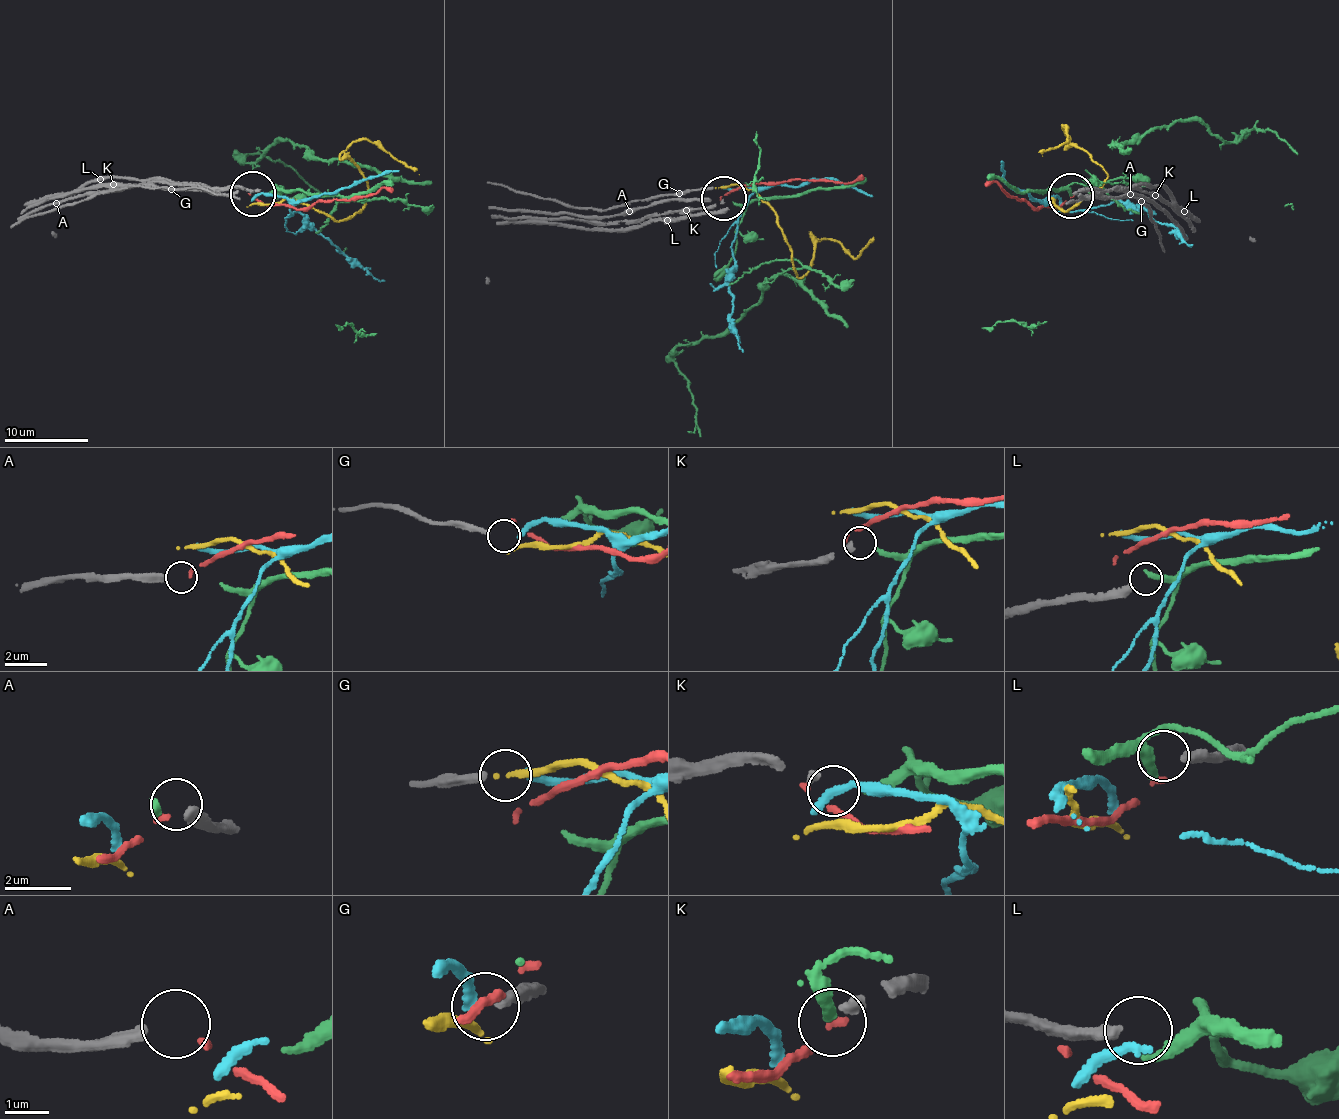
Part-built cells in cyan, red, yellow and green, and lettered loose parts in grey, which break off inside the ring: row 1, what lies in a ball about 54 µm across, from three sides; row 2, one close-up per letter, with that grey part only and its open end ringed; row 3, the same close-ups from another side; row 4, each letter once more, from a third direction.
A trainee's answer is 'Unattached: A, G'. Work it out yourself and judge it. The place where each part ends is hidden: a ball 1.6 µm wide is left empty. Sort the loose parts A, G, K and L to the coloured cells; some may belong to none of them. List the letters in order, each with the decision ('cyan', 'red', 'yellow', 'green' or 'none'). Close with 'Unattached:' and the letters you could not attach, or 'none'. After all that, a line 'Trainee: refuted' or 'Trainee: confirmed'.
A: none
G: cyan
K: green
L: none
Unattached: A, L
Trainee: refuted

